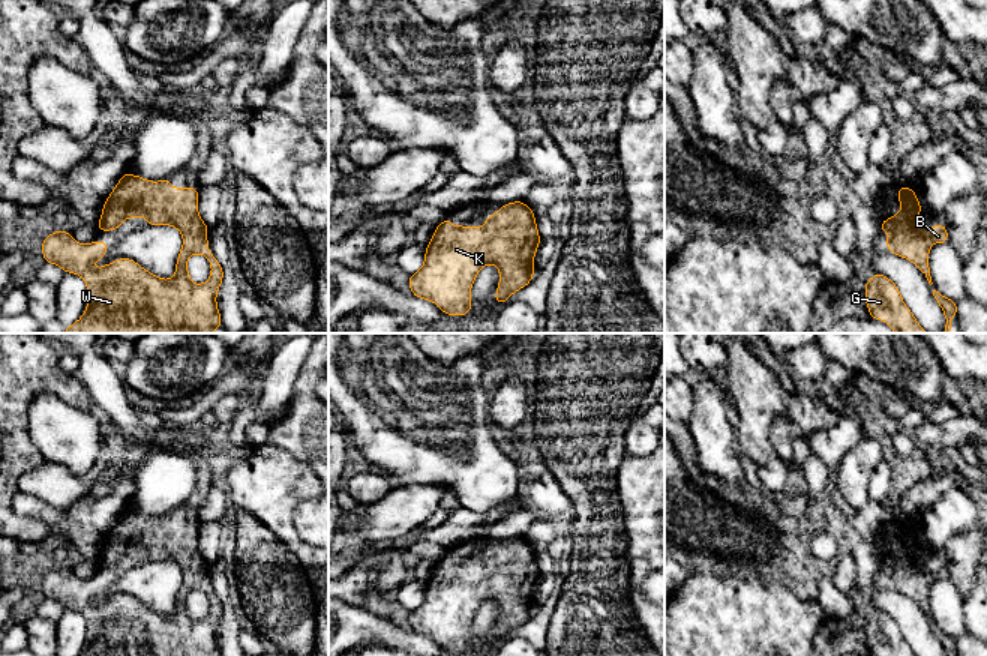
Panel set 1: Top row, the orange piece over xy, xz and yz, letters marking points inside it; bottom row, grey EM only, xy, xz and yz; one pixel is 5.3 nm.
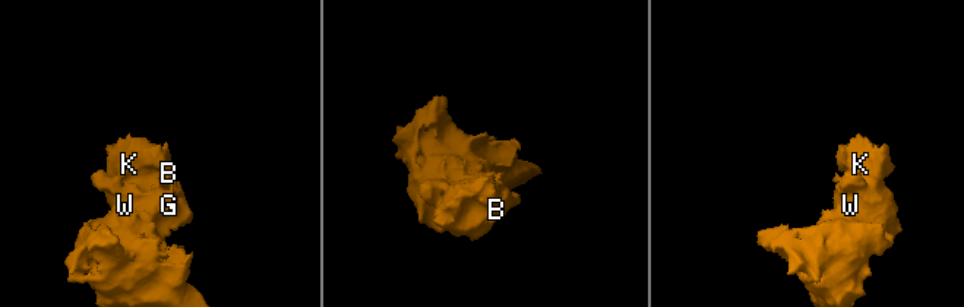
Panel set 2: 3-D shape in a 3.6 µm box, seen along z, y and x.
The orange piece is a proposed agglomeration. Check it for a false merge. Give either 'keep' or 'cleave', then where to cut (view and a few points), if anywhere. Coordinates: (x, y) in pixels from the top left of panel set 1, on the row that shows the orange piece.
keep; no cut

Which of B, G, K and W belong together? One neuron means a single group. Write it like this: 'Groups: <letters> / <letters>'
Groups: B G K W

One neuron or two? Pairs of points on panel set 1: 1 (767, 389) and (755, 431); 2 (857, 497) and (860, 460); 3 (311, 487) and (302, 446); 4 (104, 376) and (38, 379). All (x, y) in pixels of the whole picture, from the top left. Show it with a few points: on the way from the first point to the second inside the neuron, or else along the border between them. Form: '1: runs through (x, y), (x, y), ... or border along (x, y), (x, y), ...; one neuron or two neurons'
1: runs through (758, 400), (755, 421); one neuron
2: runs through (857, 488), (857, 469); one neuron
3: border along (275, 446), (303, 461), (312, 470); two neurons
4: border along (77, 374), (93, 403); two neurons

